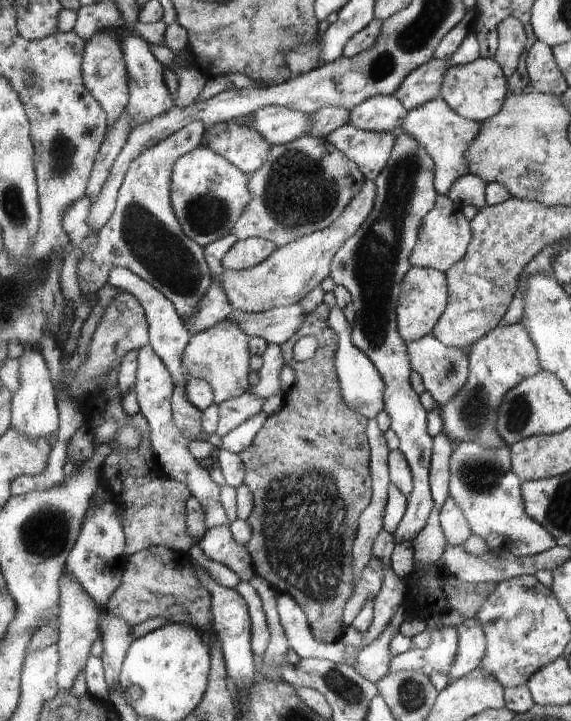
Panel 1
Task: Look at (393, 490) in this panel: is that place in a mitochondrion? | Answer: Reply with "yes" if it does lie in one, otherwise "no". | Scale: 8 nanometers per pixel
no

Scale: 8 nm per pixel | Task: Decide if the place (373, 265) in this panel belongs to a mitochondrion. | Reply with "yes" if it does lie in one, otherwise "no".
yes

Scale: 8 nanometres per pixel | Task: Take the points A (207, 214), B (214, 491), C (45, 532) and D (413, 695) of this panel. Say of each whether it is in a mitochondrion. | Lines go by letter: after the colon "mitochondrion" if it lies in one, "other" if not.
A: mitochondrion
B: other
C: mitochondrion
D: mitochondrion

